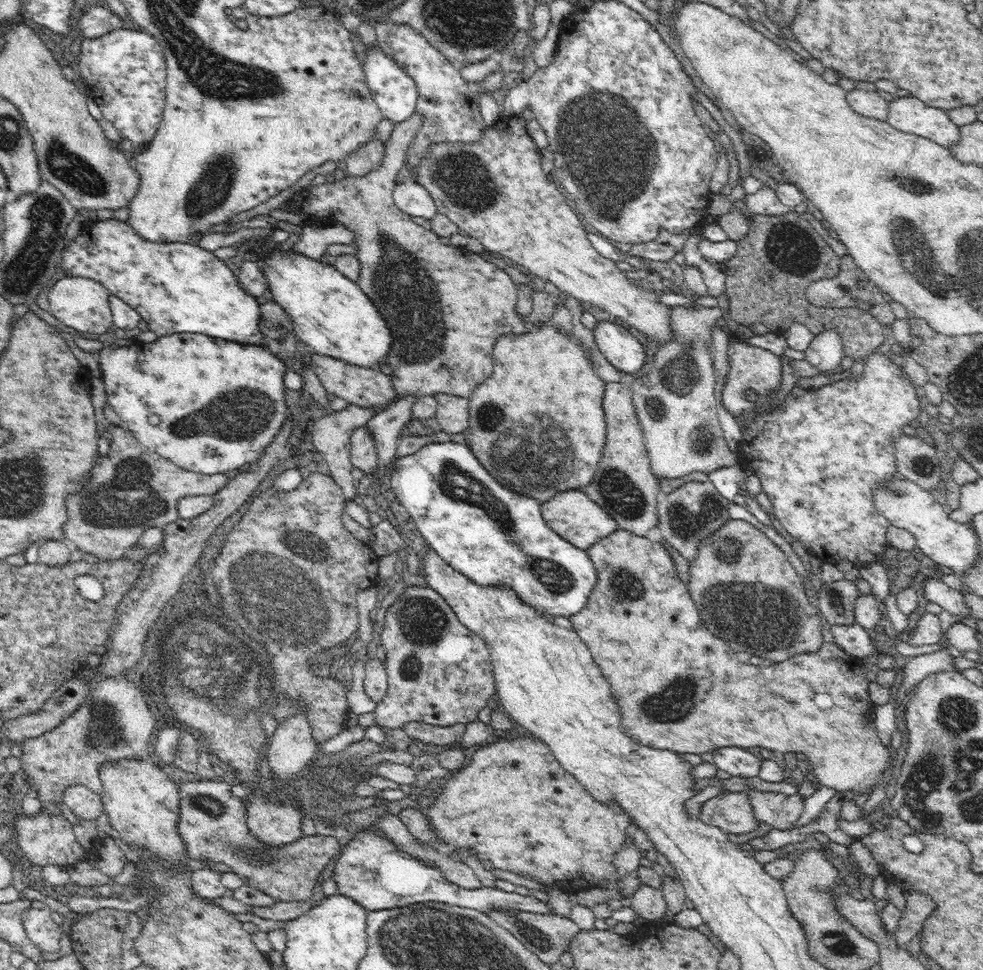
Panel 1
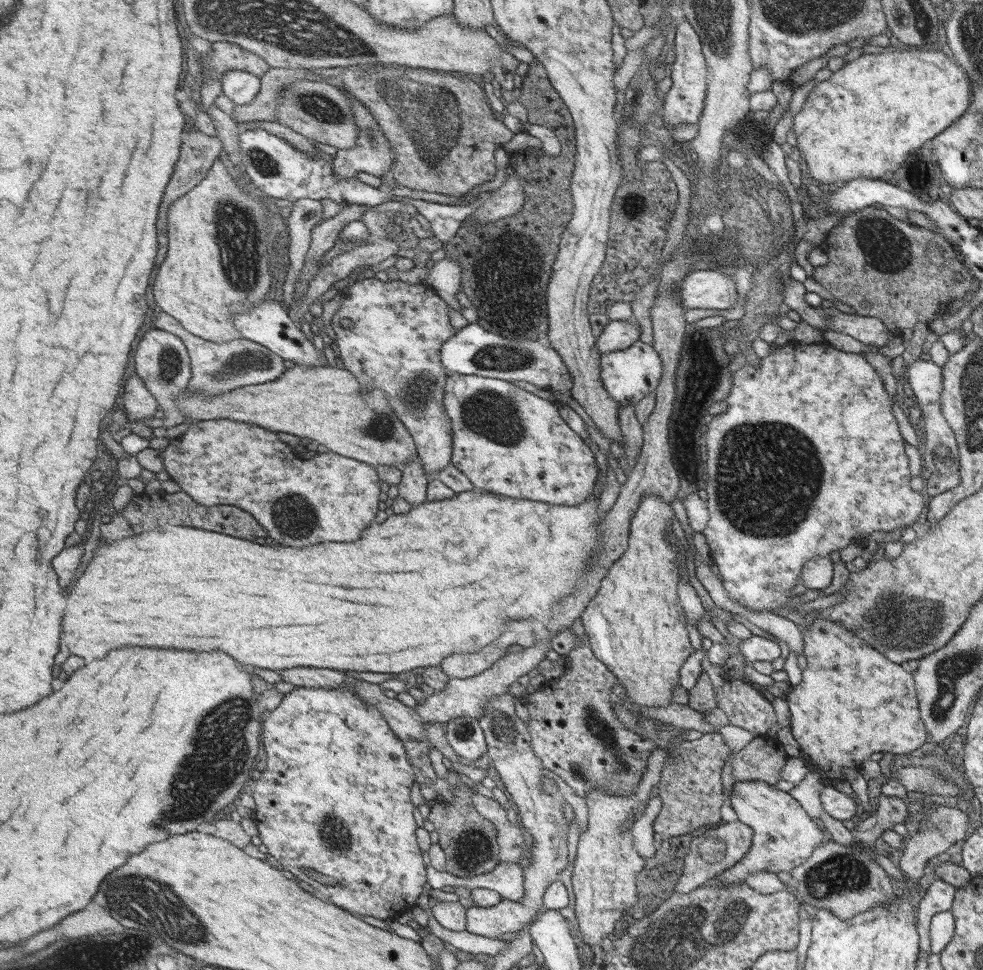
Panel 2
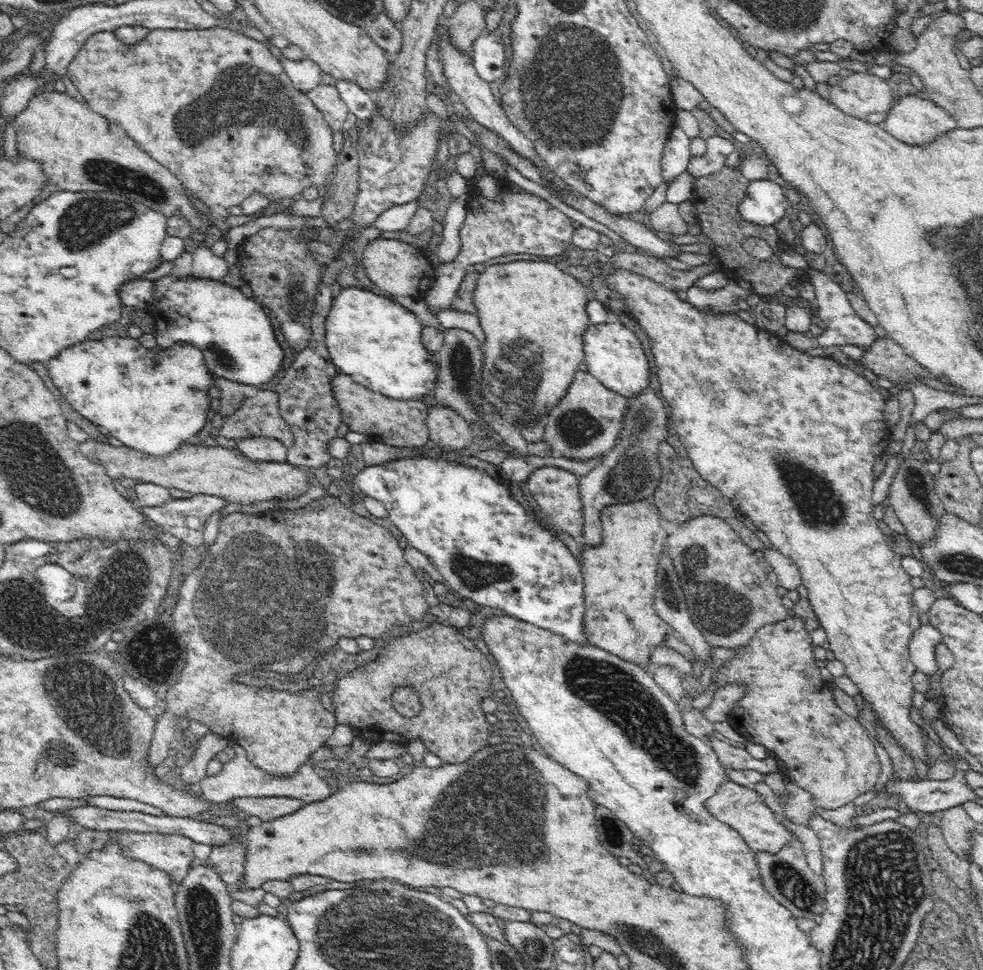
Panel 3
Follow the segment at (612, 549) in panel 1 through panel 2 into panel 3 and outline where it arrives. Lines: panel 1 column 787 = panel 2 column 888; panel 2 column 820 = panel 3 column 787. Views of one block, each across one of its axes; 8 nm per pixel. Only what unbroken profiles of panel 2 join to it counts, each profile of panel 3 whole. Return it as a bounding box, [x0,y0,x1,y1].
[713,617,882,810]

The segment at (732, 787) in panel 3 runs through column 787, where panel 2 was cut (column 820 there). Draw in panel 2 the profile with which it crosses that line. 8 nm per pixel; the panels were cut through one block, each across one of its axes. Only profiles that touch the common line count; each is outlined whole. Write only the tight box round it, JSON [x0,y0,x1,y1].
[714,780,831,888]

